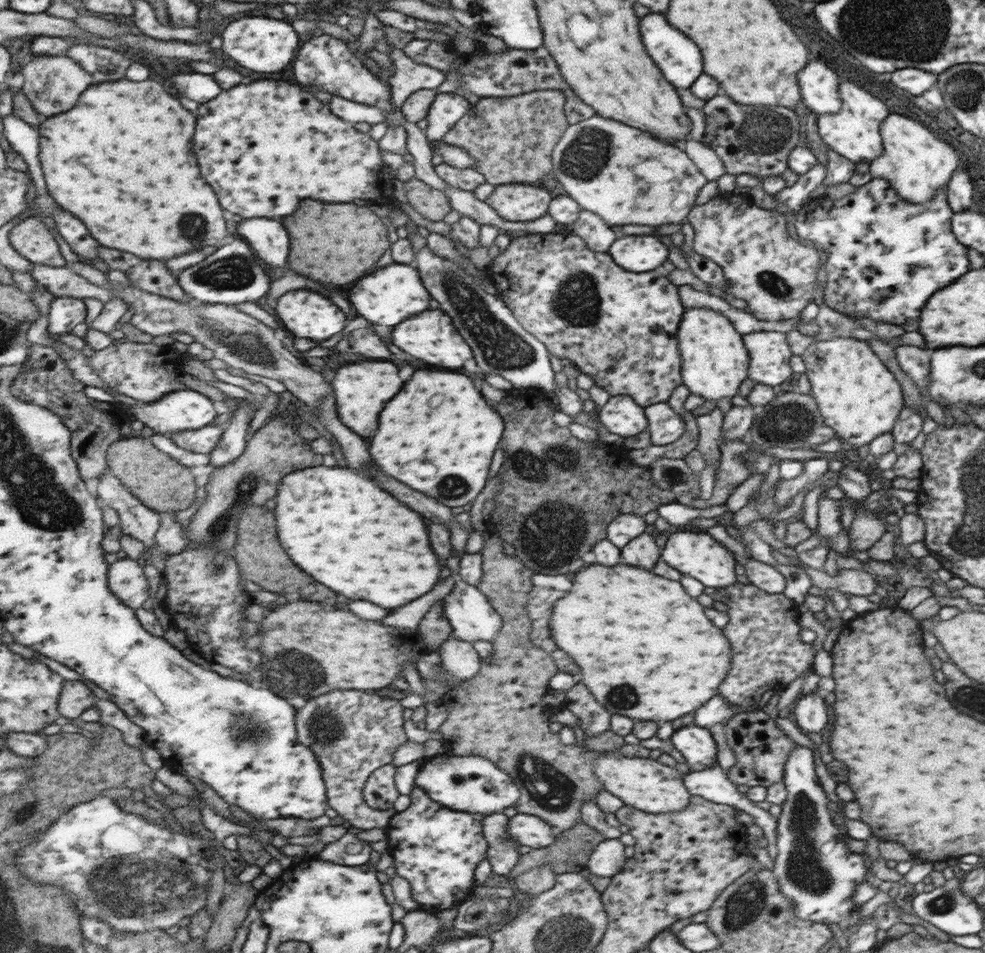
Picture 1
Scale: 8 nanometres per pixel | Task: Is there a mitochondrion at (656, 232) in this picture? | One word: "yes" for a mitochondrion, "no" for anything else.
no

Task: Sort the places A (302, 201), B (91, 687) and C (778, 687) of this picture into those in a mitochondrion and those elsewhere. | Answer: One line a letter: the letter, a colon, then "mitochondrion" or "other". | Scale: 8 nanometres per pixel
A: other
B: other
C: other

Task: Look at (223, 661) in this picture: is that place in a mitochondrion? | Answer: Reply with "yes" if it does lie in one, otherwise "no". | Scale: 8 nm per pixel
no

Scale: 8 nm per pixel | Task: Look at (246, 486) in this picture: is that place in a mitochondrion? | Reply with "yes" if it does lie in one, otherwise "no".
yes

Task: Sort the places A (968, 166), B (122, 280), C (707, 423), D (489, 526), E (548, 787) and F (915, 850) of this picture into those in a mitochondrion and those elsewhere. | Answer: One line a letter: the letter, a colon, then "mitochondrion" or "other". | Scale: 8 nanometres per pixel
A: other
B: other
C: other
D: other
E: mitochondrion
F: other

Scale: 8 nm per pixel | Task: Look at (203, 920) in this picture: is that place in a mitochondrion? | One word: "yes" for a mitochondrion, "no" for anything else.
yes

